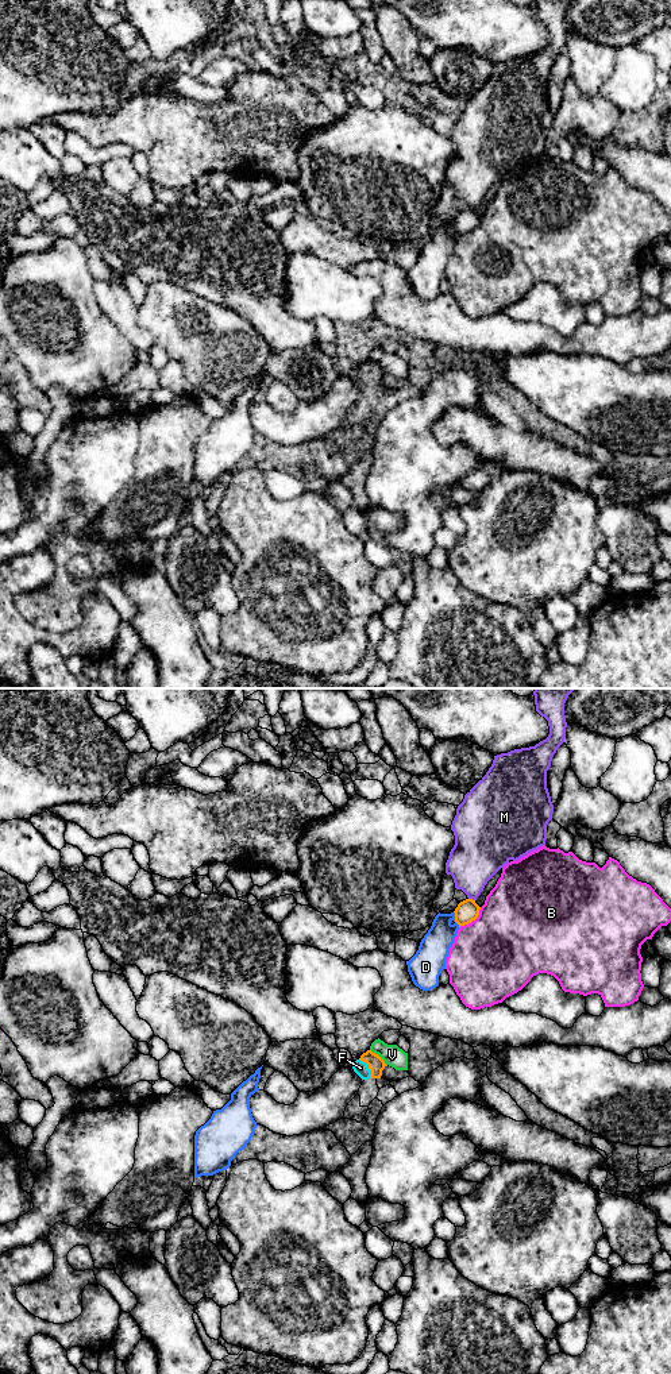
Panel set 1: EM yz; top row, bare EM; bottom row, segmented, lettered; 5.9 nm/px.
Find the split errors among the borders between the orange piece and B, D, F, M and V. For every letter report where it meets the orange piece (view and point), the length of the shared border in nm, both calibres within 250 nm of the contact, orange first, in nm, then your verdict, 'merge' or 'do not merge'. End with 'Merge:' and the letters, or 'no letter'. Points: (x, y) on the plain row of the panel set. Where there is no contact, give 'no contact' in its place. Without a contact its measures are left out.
B: yz (473, 228) | 180 nm | 130/480 nm | do not merge
D: yz (455, 228) | 100 nm | 130/180 nm | do not merge
F: yz (369, 377) | 140 nm | 100/90 nm | merge
M: yz (471, 208) | 40 nm | 130/300 nm | do not merge
V: yz (380, 366) | 140 nm | 100/120 nm | do not merge
Merge: F

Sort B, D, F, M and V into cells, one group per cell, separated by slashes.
B / D / F / M / V

